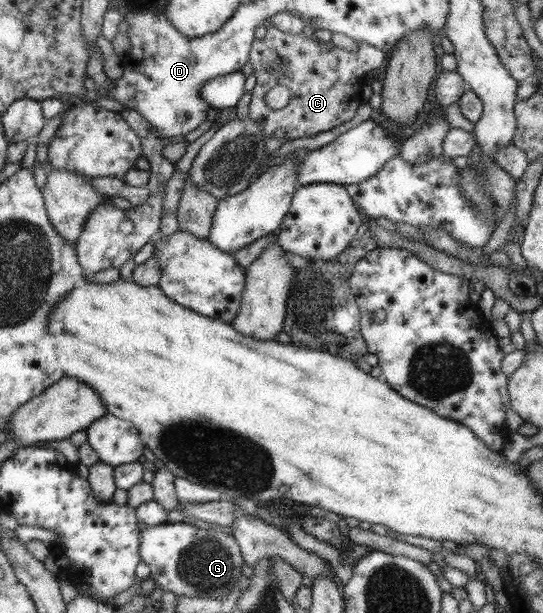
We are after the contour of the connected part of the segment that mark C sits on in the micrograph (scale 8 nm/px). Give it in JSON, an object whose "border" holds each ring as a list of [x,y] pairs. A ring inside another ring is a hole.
{"border":[[[271,25],[265,31],[263,39],[252,42],[248,55],[248,62],[251,63],[256,82],[250,92],[251,101],[247,105],[247,109],[248,116],[259,124],[263,132],[266,153],[274,152],[286,141],[298,137],[313,137],[321,131],[329,131],[329,129],[353,119],[355,109],[361,105],[357,101],[361,95],[365,73],[383,63],[383,52],[366,43],[357,43],[354,51],[345,51],[331,42],[321,42],[315,37],[307,38],[303,33],[297,35],[281,33]],[[276,84],[287,87],[291,96],[289,103],[282,109],[269,109],[264,105],[264,96]]]}

